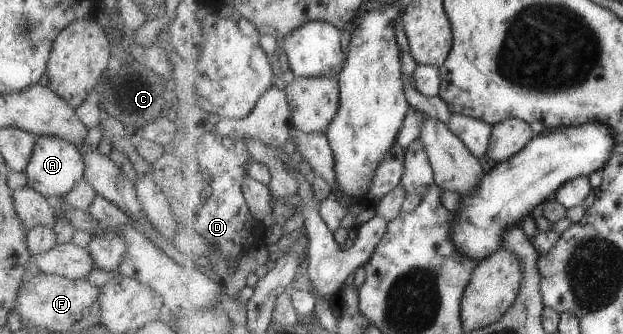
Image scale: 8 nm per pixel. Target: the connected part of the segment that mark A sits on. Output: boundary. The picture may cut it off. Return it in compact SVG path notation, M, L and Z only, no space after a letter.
M36 136L31 158L25 167L26 185L48 200L58 200L83 179L85 170L78 147L53 136Z

